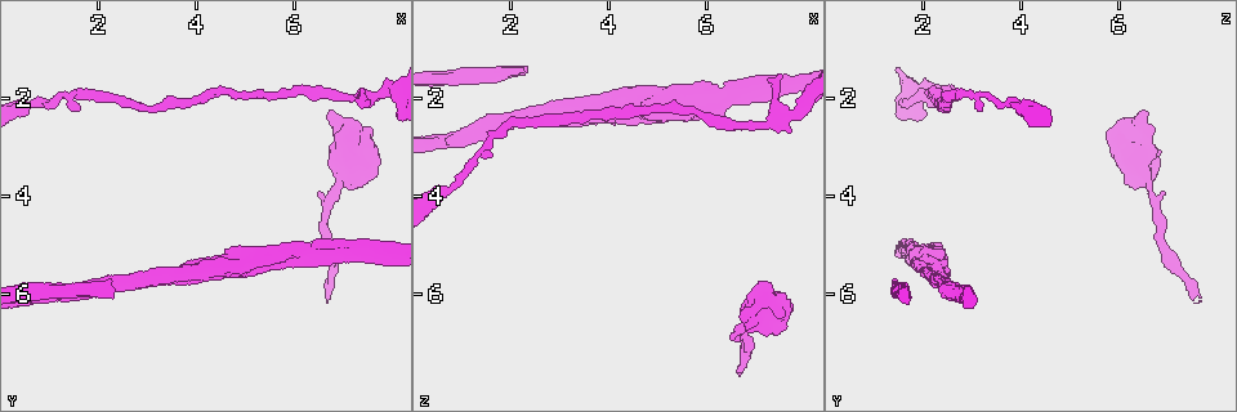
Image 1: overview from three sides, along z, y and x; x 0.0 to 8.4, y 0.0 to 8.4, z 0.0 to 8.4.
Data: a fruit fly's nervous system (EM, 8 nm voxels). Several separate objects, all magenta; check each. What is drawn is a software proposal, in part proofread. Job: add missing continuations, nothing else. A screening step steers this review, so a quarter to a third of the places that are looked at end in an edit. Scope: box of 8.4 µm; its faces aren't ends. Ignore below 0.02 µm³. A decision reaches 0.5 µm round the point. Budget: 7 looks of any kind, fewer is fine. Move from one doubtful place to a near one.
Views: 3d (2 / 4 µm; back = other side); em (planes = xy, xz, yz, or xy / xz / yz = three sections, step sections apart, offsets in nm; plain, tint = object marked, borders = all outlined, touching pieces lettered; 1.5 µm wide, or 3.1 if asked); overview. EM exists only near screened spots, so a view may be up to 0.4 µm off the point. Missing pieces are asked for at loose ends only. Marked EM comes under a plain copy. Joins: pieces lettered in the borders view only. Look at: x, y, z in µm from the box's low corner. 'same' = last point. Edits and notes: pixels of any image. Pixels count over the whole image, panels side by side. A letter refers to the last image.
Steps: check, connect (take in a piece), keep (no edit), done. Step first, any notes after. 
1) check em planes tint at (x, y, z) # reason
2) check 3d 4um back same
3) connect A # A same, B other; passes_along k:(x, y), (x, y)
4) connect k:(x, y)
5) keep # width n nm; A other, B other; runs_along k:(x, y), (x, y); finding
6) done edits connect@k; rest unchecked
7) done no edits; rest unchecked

check em xy step 4 tint at (7.65, 3.30, 6.10) # free end

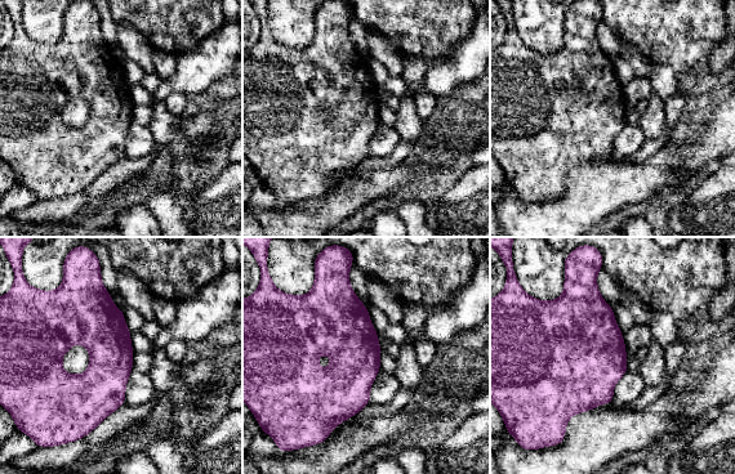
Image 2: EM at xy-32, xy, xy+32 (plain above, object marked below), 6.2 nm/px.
check em planes borders same # another direction

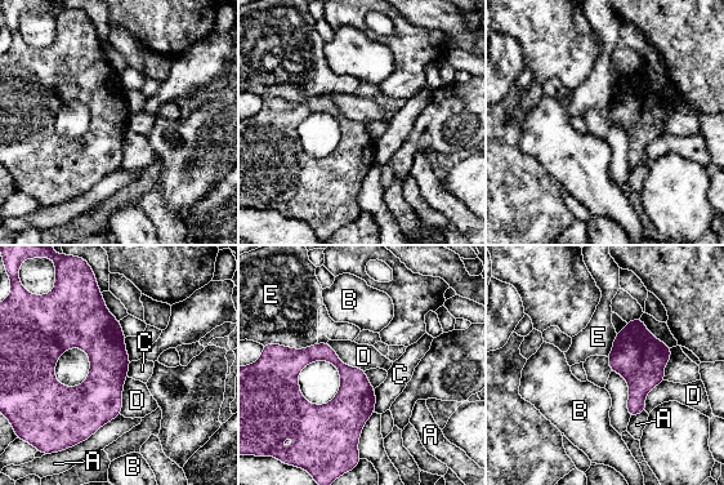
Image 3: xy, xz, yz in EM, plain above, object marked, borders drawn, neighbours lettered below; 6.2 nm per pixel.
keep # longest_contact A 360 nm; A other, B other, C other, D other, E other; border 3:(327, 342), (347, 365), (365, 370); no lettered piece goes on from it

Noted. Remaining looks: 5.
check em planes borders at (6.65, 6.20, 7.65) # long arm stops here

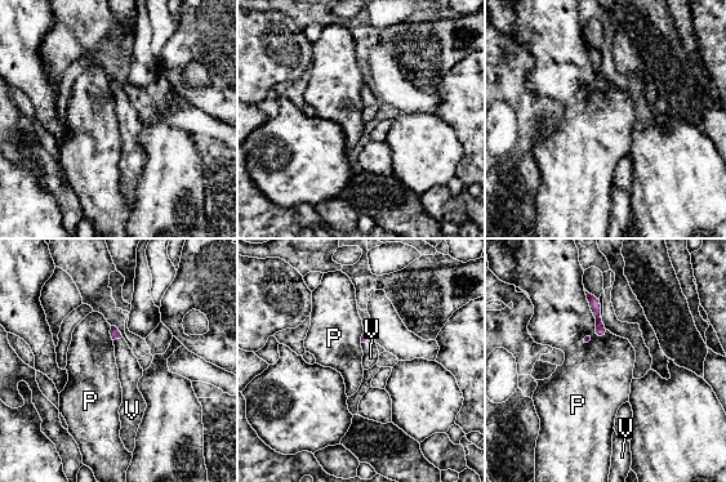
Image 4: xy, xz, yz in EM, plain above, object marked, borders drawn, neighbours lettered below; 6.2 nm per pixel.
connect V # P other, V same; passes_along 4:(115, 334), (117, 338), (129, 370); the cell continues

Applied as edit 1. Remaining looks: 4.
check overview

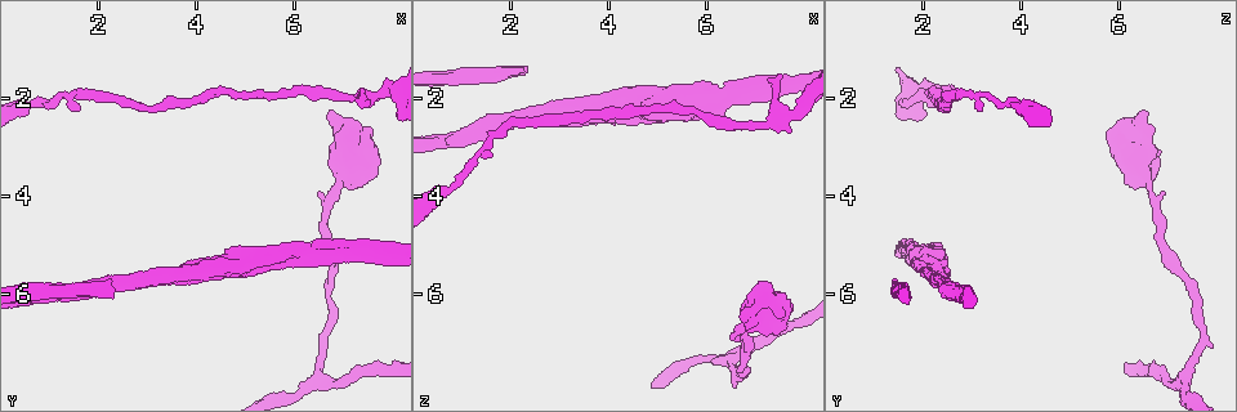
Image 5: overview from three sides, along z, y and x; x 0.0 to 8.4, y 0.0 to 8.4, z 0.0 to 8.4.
check em planes tint at (2.30, 6.05, 1.45) # an open end

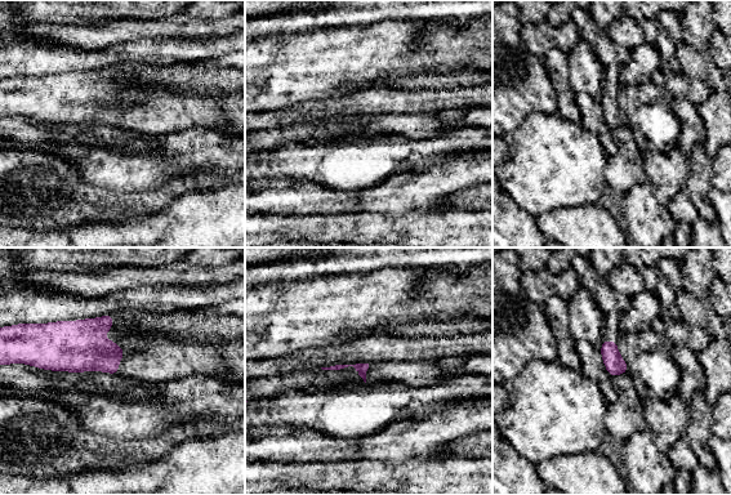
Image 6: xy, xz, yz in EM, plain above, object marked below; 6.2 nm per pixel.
check em planes borders same

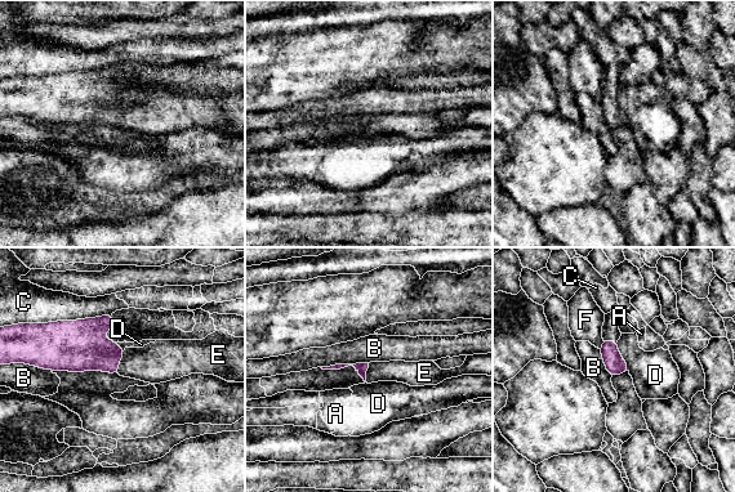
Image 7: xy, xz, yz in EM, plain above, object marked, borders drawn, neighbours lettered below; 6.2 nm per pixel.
connect E # A other, B other, C other, D other, E same, F other; passes_along 7:(81, 347), (119, 361), (156, 362); the cell continues

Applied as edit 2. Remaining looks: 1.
done edits connect@4, connect@7; rest unchecked

